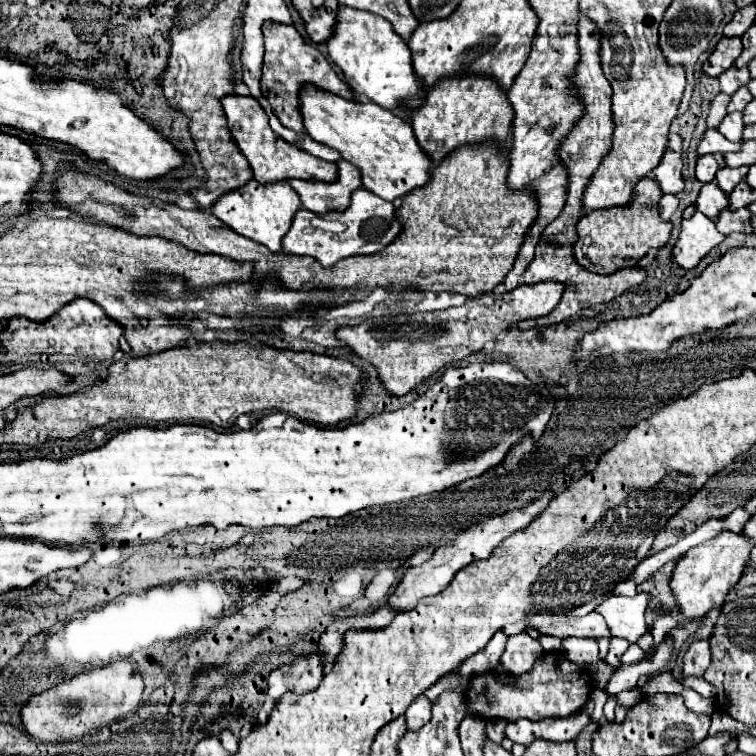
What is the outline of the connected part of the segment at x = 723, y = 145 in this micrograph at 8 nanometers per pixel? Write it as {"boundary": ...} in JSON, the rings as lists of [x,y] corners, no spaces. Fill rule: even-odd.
{"boundary":[[[707,129],[703,133],[703,139],[697,145],[697,153],[699,155],[707,155],[707,153],[729,153],[729,151],[739,151],[741,145],[727,141],[717,129]]]}

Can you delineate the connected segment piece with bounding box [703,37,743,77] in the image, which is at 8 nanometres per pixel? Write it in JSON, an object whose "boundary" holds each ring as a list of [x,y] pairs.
{"boundary":[[[721,37],[715,51],[709,55],[707,63],[703,65],[703,71],[711,77],[719,77],[725,69],[733,65],[733,61],[741,51],[743,51],[741,37]]]}

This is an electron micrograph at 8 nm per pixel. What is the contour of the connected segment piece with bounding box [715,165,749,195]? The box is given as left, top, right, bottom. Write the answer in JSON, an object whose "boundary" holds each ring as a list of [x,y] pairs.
{"boundary":[[[743,165],[743,167],[737,167],[737,169],[733,169],[733,167],[723,167],[723,169],[717,171],[715,181],[717,181],[717,185],[729,195],[729,193],[733,191],[733,187],[735,187],[739,181],[745,179],[747,171],[749,171],[749,167],[745,167],[745,165]]]}

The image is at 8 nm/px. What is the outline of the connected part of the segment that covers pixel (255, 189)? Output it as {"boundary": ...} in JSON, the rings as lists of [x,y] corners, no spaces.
{"boundary":[[[249,179],[241,189],[235,189],[233,193],[223,193],[211,207],[211,213],[221,219],[225,225],[229,225],[233,231],[241,233],[243,237],[249,237],[265,247],[269,247],[273,253],[281,251],[281,239],[289,231],[295,211],[301,207],[301,201],[297,193],[285,183],[271,183],[261,185],[255,179]]]}

